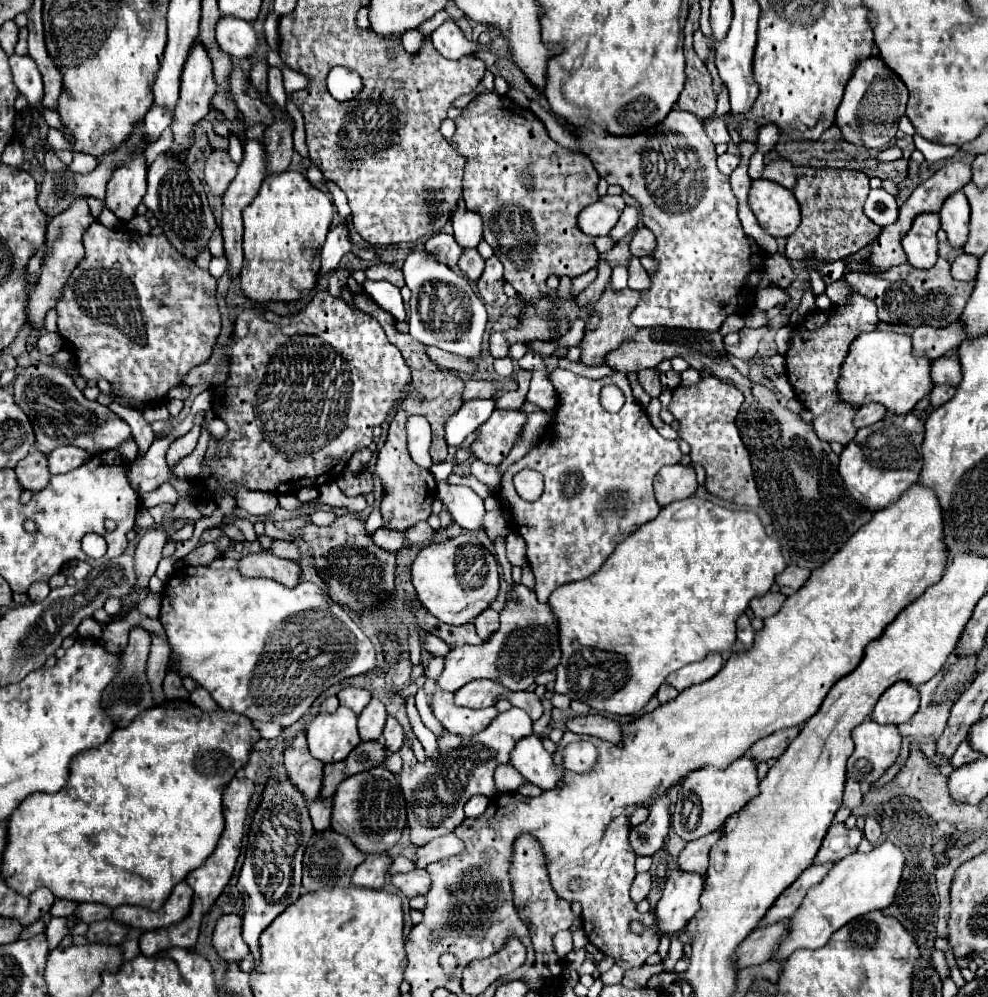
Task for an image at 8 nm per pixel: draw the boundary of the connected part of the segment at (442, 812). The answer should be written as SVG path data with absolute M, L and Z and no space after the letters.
M511 707L505 713L499 713L491 725L479 735L459 737L447 735L447 731L439 739L439 755L437 759L429 759L425 763L417 763L411 747L403 745L399 755L403 759L403 771L399 775L399 783L407 803L407 821L411 827L411 841L421 847L439 835L453 833L455 827L463 823L463 805L473 795L495 793L493 773L499 765L509 763L509 753L523 737L531 735L531 717L525 711Z

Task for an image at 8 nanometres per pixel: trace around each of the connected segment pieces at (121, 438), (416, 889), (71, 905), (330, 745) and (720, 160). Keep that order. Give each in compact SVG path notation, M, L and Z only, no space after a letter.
M39 363L21 369L13 387L15 387L15 401L29 415L35 427L37 449L43 451L45 455L59 445L75 445L95 455L99 451L115 449L125 441L133 439L131 427L119 415L115 415L111 409L107 409L97 401L85 399L83 393L69 379L69 375L59 367Z
M415 869L411 873L395 873L391 877L393 885L399 887L409 899L417 895L425 895L431 889L431 879L427 869Z
M57 899L55 903L53 903L53 907L51 907L51 915L53 917L71 917L73 913L75 913L75 909L77 909L77 901L69 901L69 899Z
M339 707L331 715L319 713L307 729L307 741L315 759L323 763L343 761L361 741L357 715L347 707Z
M723 153L723 155L717 157L717 167L719 167L719 171L725 173L725 175L731 175L737 165L739 165L739 157L733 155L733 153Z

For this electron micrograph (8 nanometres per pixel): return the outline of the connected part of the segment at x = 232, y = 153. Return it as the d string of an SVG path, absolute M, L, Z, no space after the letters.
M231 133L228 137L229 147L228 154L232 161L239 164L243 158L243 148L241 146L241 141L234 133Z

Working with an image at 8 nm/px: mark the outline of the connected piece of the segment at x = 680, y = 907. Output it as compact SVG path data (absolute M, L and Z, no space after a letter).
M679 867L671 869L663 887L663 897L655 907L655 917L663 935L677 933L685 927L687 919L695 915L699 909L703 881L703 875L683 871Z

